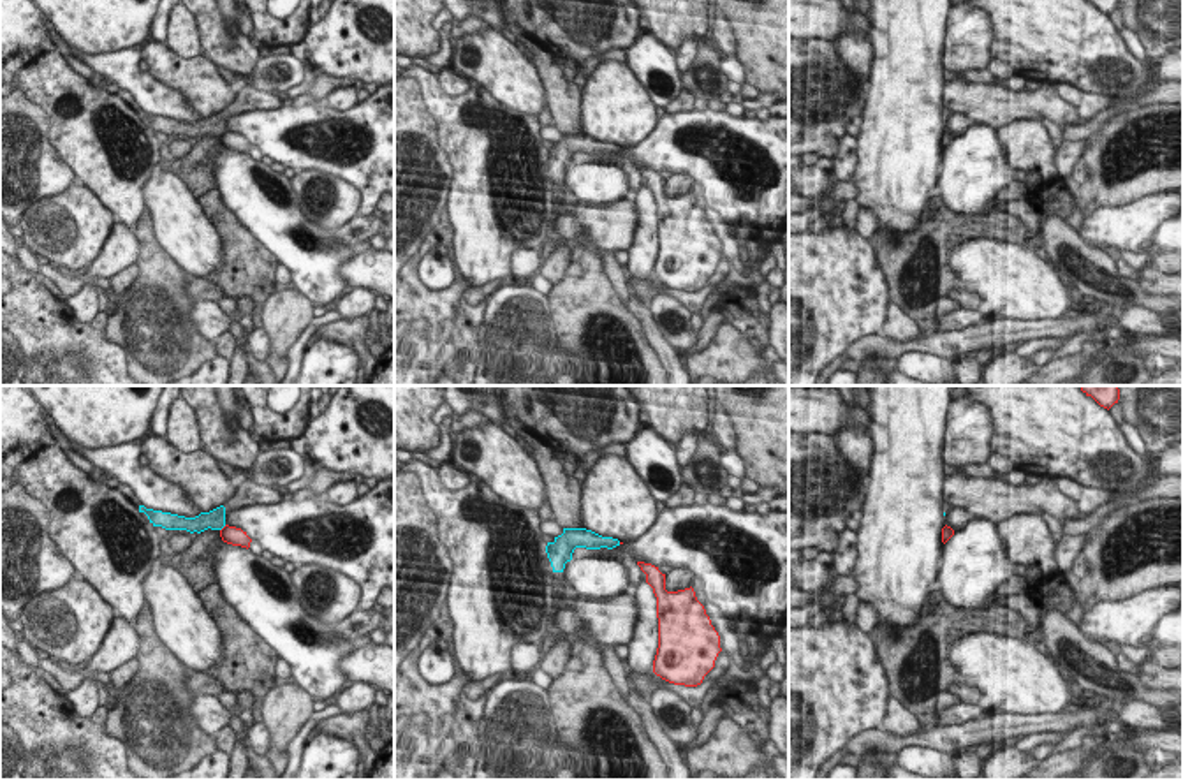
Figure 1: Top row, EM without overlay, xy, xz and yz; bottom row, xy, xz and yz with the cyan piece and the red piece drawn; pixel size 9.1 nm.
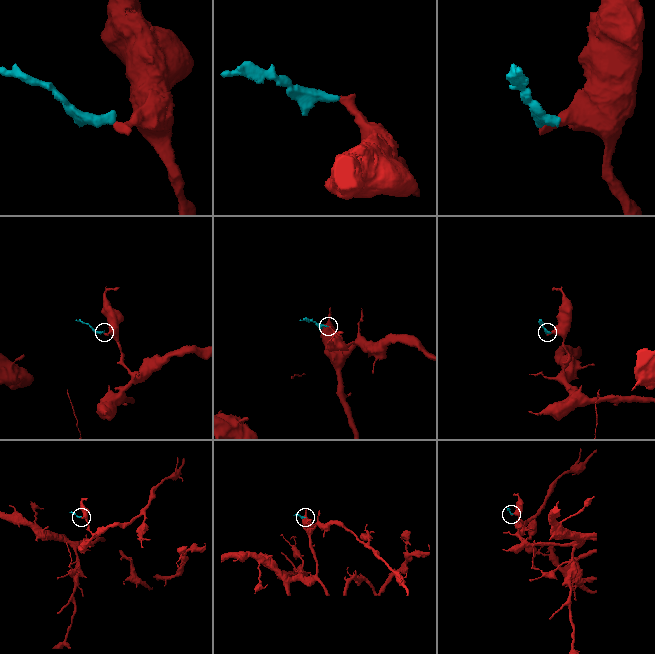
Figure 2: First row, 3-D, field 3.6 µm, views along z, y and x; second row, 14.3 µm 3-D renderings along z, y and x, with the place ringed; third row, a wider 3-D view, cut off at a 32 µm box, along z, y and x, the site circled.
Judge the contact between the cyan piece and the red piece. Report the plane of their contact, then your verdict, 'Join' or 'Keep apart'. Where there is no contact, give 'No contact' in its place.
Touches cyan in xy. Keep apart

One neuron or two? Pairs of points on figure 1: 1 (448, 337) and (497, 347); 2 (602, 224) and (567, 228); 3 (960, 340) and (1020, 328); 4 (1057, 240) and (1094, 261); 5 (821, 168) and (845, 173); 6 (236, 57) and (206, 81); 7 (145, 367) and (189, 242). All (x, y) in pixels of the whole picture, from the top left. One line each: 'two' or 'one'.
1: two
2: one
3: one
4: one
5: two
6: two
7: two

